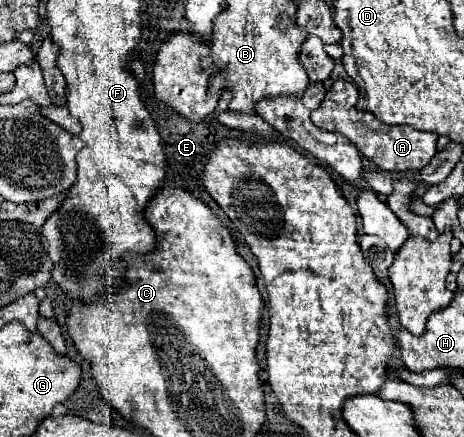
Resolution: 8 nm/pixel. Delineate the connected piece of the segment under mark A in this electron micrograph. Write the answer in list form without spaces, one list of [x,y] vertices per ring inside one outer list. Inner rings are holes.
[[[343,80],[334,82],[320,107],[312,111],[312,123],[326,131],[346,135],[346,139],[358,147],[360,155],[376,163],[382,171],[420,171],[430,163],[430,159],[436,155],[436,135],[428,135],[426,131],[418,131],[414,127],[388,127],[380,123],[372,113],[357,109],[358,98],[359,92],[355,85]]]

